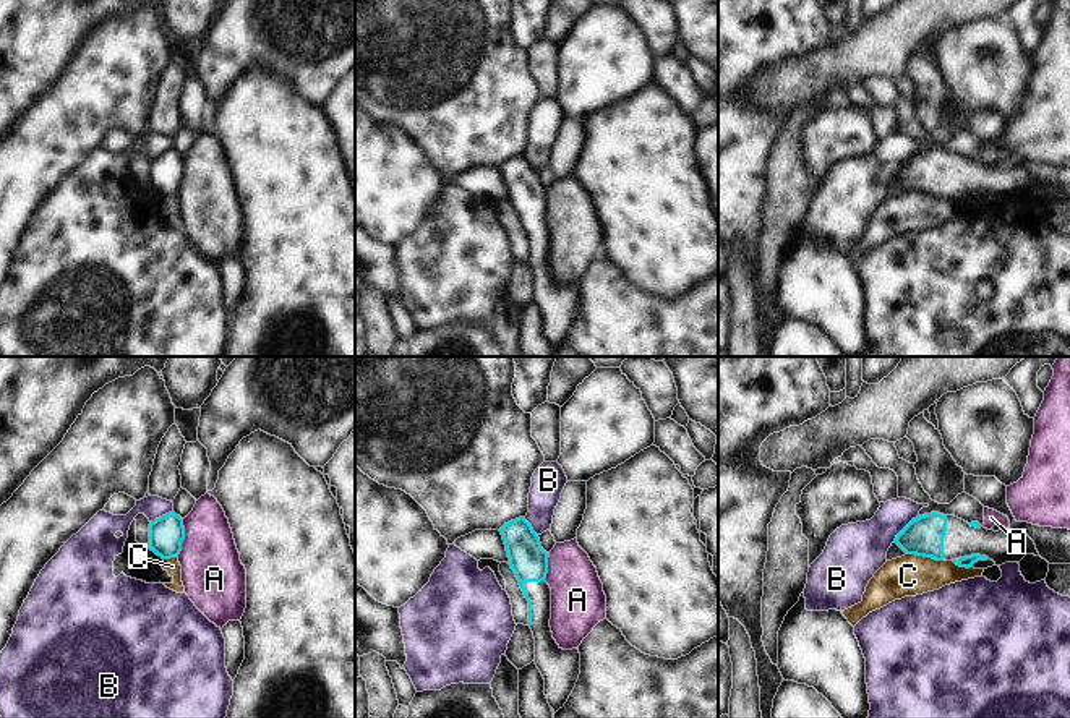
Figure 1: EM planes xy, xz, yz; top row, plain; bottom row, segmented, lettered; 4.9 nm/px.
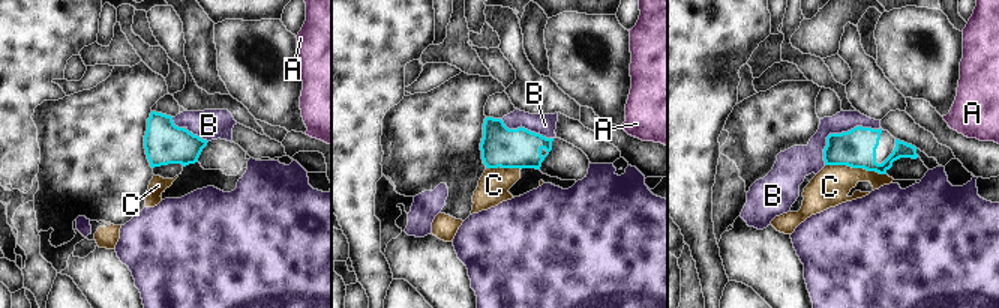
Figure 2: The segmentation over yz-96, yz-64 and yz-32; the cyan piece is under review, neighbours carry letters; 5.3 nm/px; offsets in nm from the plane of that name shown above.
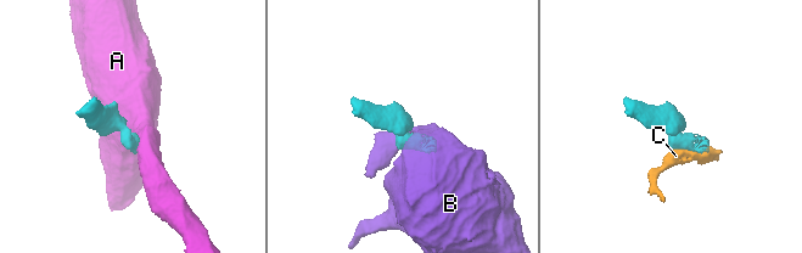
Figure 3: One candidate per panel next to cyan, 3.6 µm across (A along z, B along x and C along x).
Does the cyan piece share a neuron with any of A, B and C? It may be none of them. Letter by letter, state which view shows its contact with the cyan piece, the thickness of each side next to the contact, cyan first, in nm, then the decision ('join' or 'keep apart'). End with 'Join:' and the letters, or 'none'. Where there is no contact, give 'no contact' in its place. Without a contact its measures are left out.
A: xy | 180/300 nm | keep apart
B: yz | 190/280 nm | keep apart
C: yz | 190/200 nm | keep apart
Join: none

